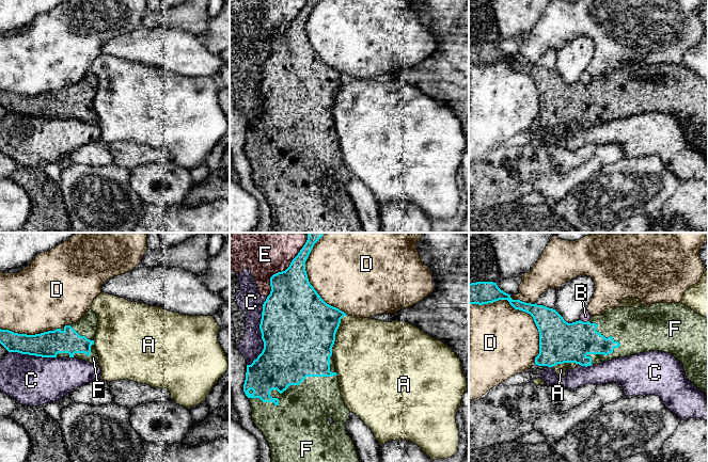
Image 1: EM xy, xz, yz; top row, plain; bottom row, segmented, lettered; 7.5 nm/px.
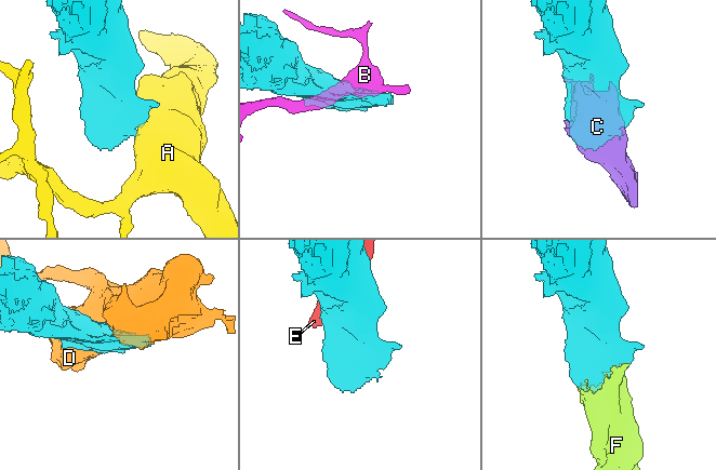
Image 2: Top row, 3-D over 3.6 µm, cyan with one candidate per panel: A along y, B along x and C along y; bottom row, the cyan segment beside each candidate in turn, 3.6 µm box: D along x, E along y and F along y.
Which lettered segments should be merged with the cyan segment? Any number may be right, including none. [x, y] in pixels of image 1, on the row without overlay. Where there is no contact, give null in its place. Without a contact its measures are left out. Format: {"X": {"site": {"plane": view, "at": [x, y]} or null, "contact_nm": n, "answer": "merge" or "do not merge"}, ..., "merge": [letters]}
{"A": {"site": {"plane": "xz", "at": [335, 94]}, "contact_nm": 320, "answer": "do not merge"}, "B": {"site": {"plane": "yz", "at": [584, 83]}, "contact_nm": 70, "answer": "do not merge"}, "C": {"site": {"plane": "xz", "at": [261, 93]}, "contact_nm": 550, "answer": "do not merge"}, "D": {"site": {"plane": "yz", "at": [524, 72]}, "contact_nm": 700, "answer": "do not merge"}, "E": {"site": {"plane": "xz", "at": [283, 32]}, "contact_nm": 550, "answer": "do not merge"}, "F": {"site": {"plane": "xz", "at": [293, 145]}, "contact_nm": 700, "answer": "merge"}, "merge": ["F"]}

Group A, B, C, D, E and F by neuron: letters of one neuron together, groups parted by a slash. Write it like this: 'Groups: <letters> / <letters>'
Groups: A / B / C E / D / F

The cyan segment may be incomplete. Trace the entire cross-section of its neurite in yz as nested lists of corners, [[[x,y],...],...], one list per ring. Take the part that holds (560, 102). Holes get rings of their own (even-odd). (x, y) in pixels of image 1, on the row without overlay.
[[[476,43],[469,45],[469,66],[488,65],[499,61],[507,61],[515,69],[530,75],[539,93],[539,115],[535,126],[553,128],[557,125],[576,124],[591,127],[611,122],[616,118],[630,117],[648,112],[663,112],[673,115],[683,127],[686,138],[708,158],[708,79],[701,77],[681,64],[656,64],[650,68],[614,68],[599,77],[591,78],[587,83],[581,81],[568,84],[553,69],[544,66],[513,61],[510,55],[501,51],[497,44]]]

